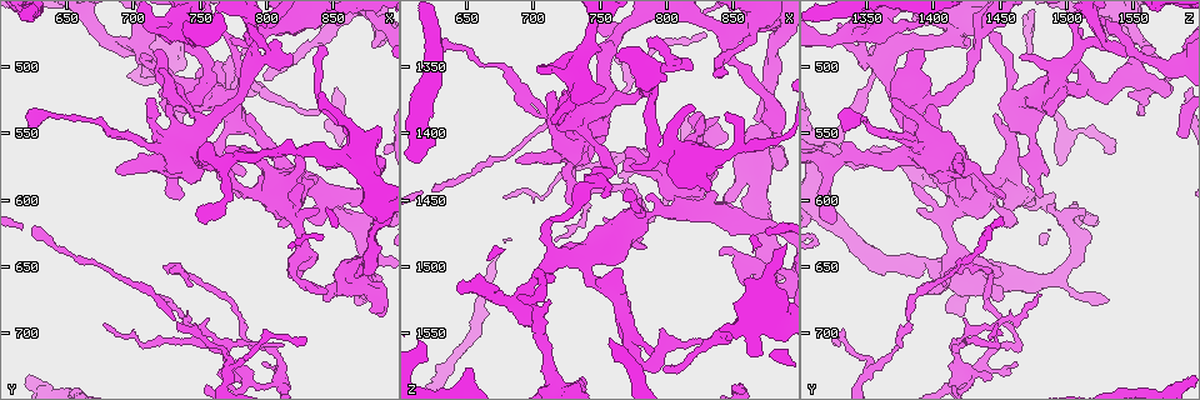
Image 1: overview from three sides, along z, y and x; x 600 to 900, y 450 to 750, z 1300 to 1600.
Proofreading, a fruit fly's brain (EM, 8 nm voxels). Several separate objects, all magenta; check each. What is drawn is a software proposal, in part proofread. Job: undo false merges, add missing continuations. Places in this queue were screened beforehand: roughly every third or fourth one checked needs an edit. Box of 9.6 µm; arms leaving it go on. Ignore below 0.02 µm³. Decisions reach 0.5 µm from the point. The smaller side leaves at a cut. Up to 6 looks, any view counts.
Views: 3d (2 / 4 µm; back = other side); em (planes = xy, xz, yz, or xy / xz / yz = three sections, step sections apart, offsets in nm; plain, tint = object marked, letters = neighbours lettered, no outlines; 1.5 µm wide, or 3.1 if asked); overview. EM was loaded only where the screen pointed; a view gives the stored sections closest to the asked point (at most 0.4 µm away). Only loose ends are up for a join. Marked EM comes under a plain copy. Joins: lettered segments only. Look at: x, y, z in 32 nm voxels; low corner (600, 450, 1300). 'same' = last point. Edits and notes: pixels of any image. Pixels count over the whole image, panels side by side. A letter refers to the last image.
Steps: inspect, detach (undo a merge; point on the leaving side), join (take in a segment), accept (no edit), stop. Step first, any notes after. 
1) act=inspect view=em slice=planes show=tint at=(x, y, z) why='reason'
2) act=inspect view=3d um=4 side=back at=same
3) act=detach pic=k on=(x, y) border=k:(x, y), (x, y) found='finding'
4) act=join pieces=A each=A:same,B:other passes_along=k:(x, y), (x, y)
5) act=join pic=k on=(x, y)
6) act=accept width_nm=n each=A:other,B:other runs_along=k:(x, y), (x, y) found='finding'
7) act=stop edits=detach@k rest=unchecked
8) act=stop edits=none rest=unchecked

act=inspect view=3d um=4 at=(828, 704, 1326)

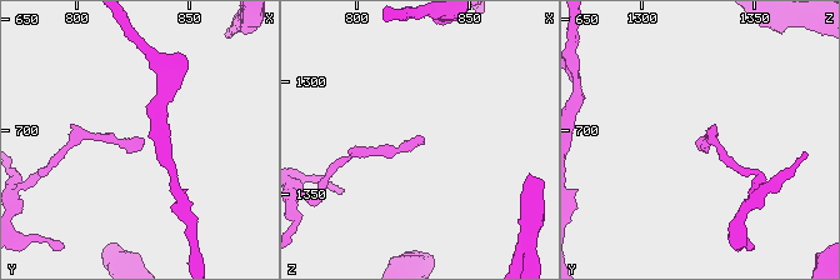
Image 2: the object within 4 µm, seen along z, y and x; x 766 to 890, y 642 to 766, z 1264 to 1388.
act=inspect view=em slice=planes show=letters at=(828, 704, 1326) why='need the tissue'

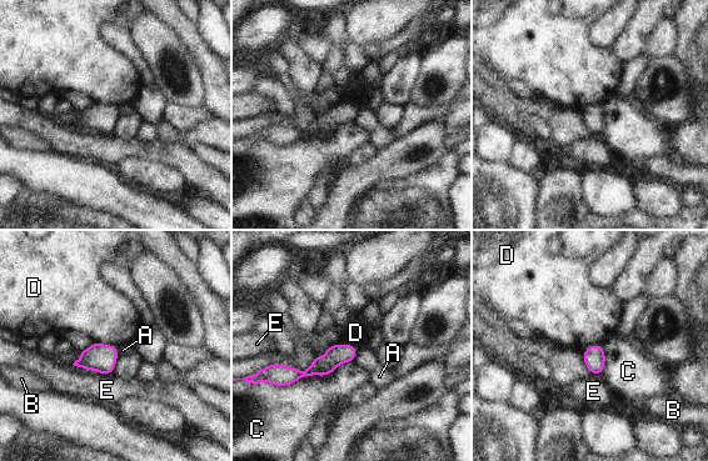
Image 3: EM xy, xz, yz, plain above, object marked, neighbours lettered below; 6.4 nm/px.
act=accept each=A:other,B:other,C:other,D:other,E:other border=3:(334, 344), (353, 344), (358, 349) found='none of them fits'

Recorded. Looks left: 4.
act=inspect view=3d um=4 at=(738, 528, 1390) why='four arms meet'

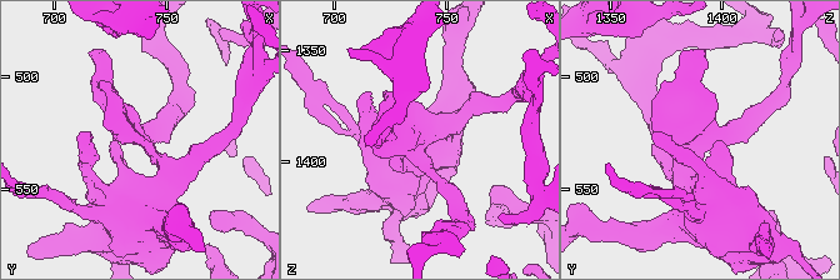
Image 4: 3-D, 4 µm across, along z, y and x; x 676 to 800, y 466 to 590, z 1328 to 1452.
act=inspect view=em slice=xz step=8 show=tint at=(740, 528, 1390) arms=4 why='shape alone is not enough'

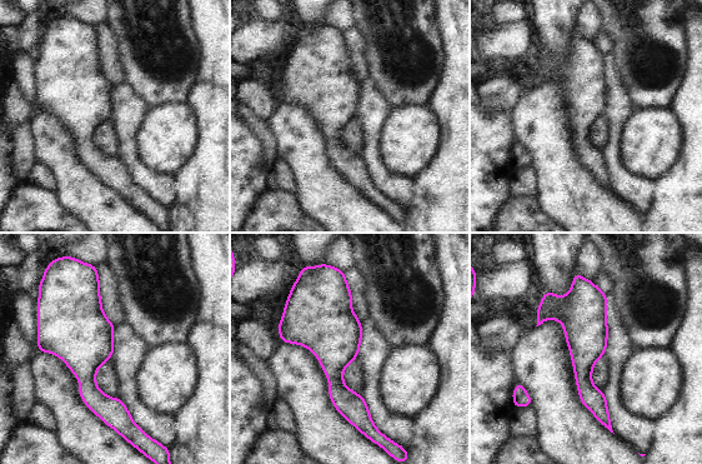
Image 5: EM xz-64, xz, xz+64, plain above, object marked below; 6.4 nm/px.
act=inspect view=em slice=planes show=letters at=same

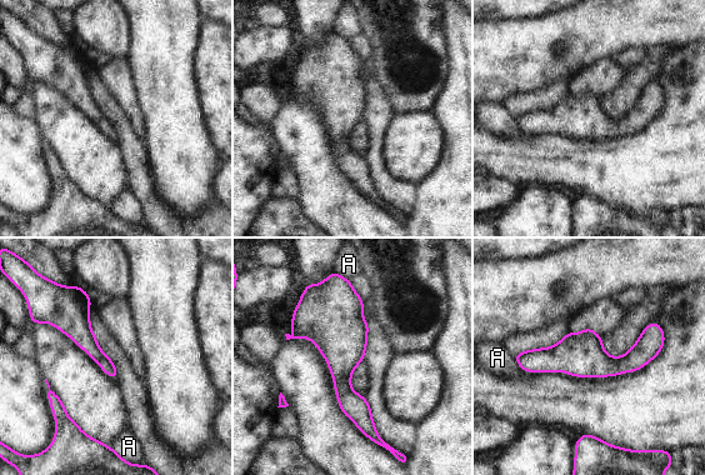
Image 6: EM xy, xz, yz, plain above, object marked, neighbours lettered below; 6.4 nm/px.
act=accept each=A:other runs_along=6:(661, 336), (629, 363), (518, 358) found='one neuron here'

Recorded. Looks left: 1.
act=stop edits=none rest=unchecked

